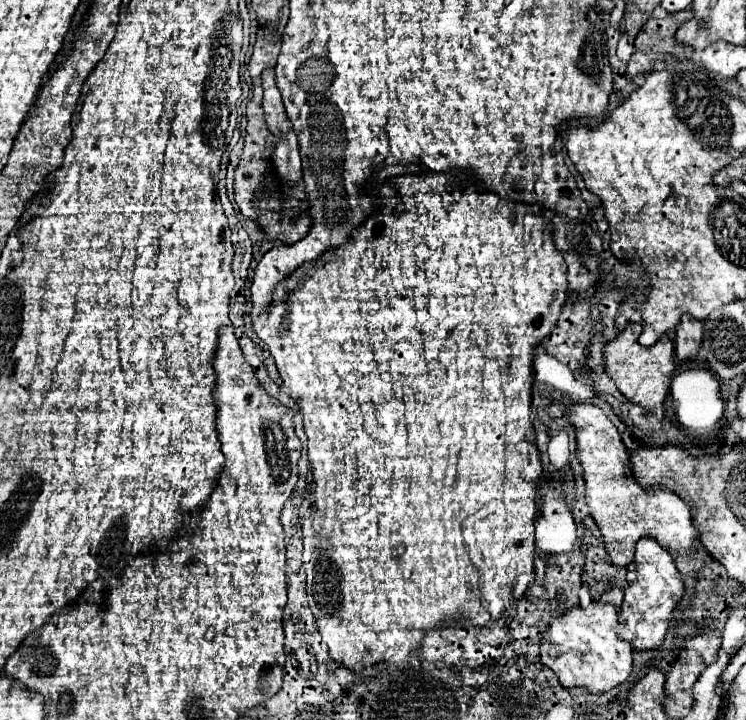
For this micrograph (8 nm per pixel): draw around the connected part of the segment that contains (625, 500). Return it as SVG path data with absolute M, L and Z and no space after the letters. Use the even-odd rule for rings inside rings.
M551 403L547 407L547 413L553 419L567 417L569 425L575 427L577 457L585 473L585 503L591 511L591 517L595 519L595 525L601 531L605 549L613 563L633 571L635 543L643 535L653 535L661 545L685 555L685 551L699 535L691 521L689 505L667 487L645 489L635 481L635 477L631 477L631 469L627 467L627 449L609 417L599 407L589 403L571 407Z

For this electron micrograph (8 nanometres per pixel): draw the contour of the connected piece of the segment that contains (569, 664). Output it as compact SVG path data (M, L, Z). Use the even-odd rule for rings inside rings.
M591 603L589 607L571 607L567 613L553 617L549 623L549 629L543 633L541 639L541 663L547 665L561 681L563 687L573 689L581 687L591 693L603 693L617 685L621 685L631 669L633 669L633 647L627 641L621 641L615 633L617 627L617 609L611 603Z

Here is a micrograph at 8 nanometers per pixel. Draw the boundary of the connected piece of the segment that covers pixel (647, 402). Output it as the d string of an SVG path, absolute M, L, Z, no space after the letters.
M629 323L613 341L605 345L605 371L615 381L617 389L635 405L641 405L647 411L653 411L655 405L661 405L669 393L669 383L673 377L673 341L663 335L653 347L641 347L637 343L639 325Z

